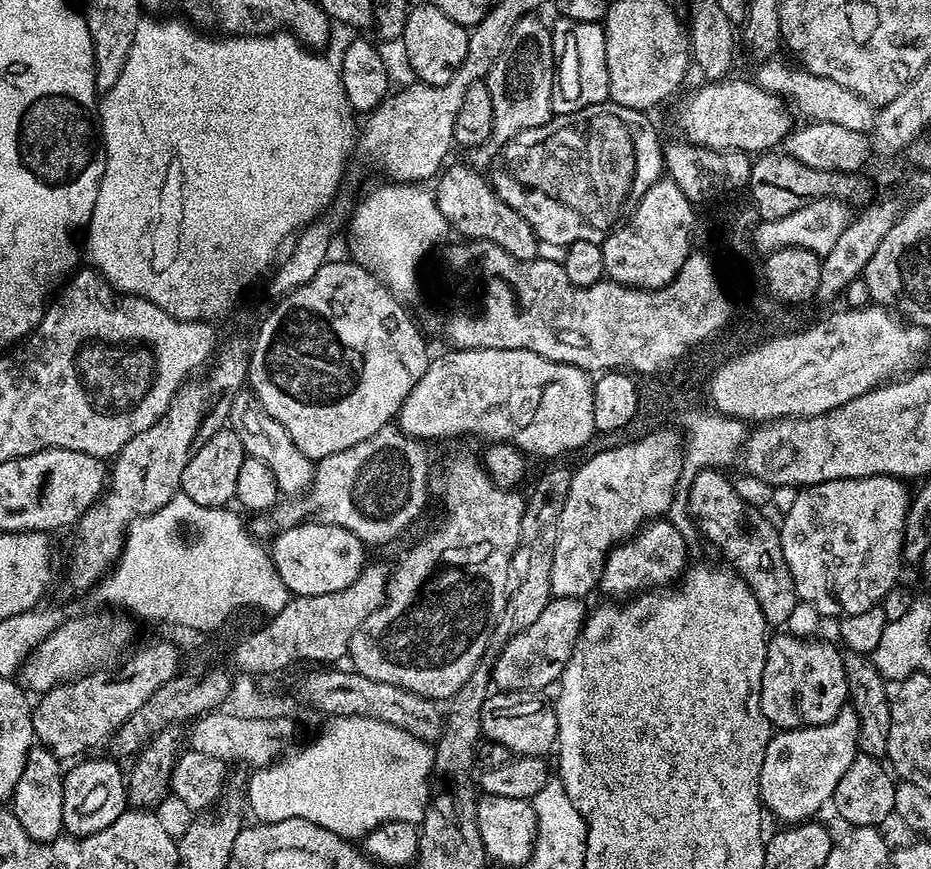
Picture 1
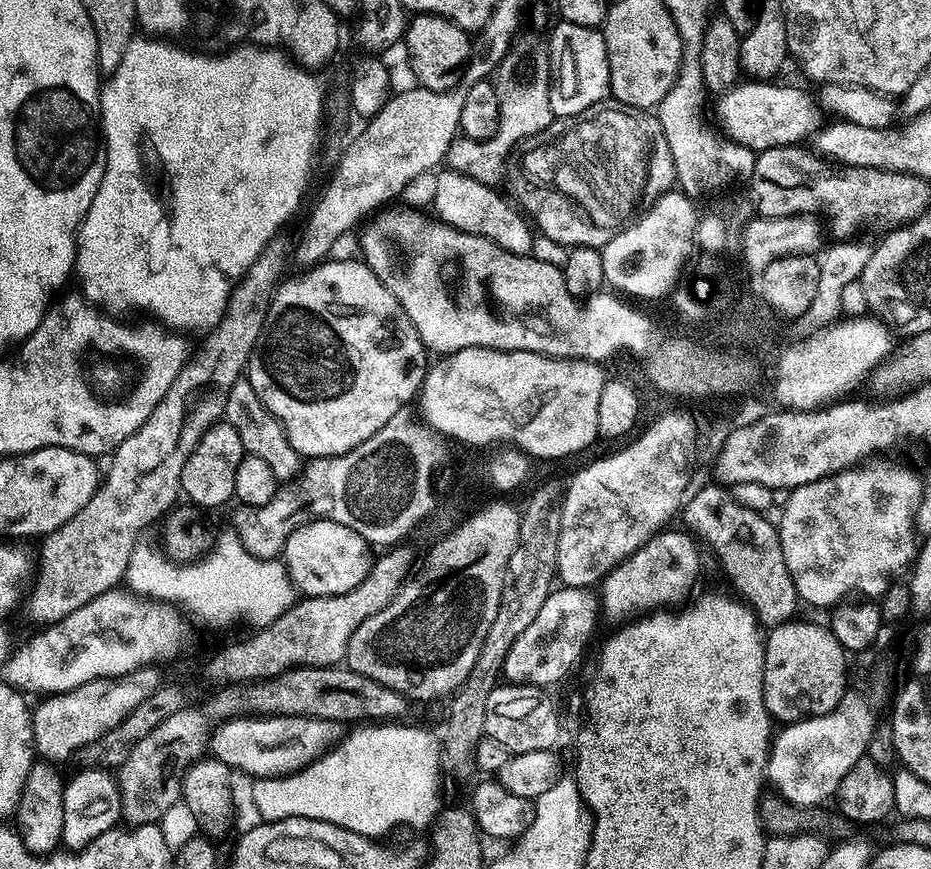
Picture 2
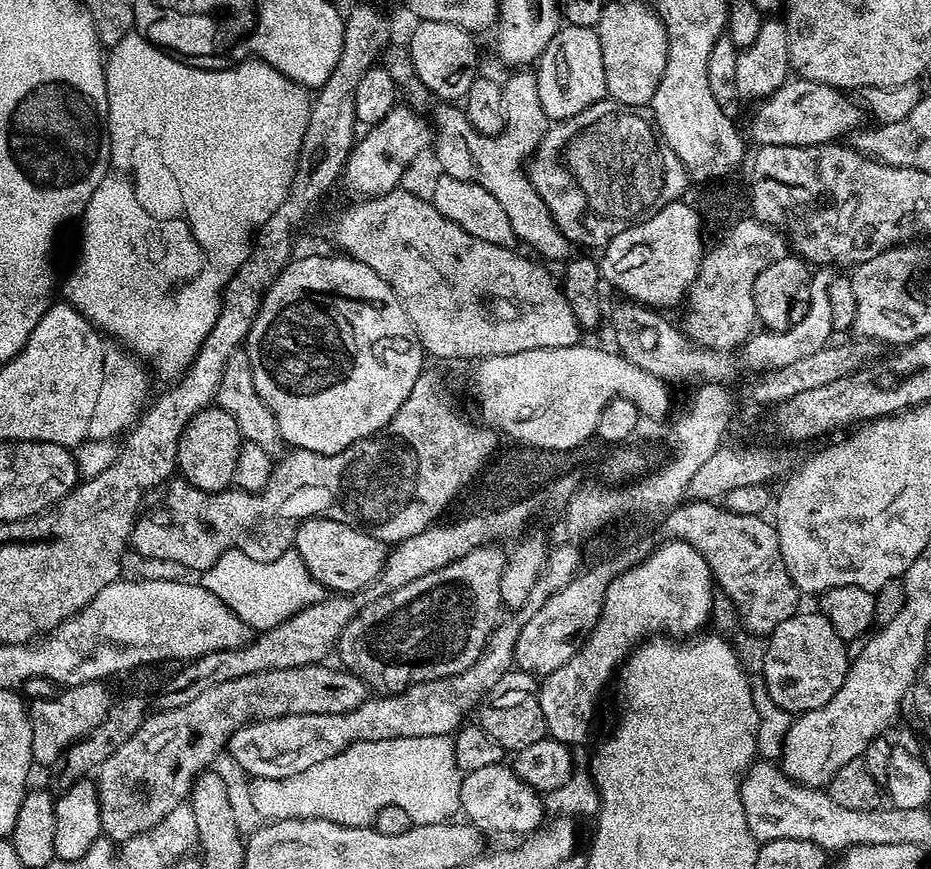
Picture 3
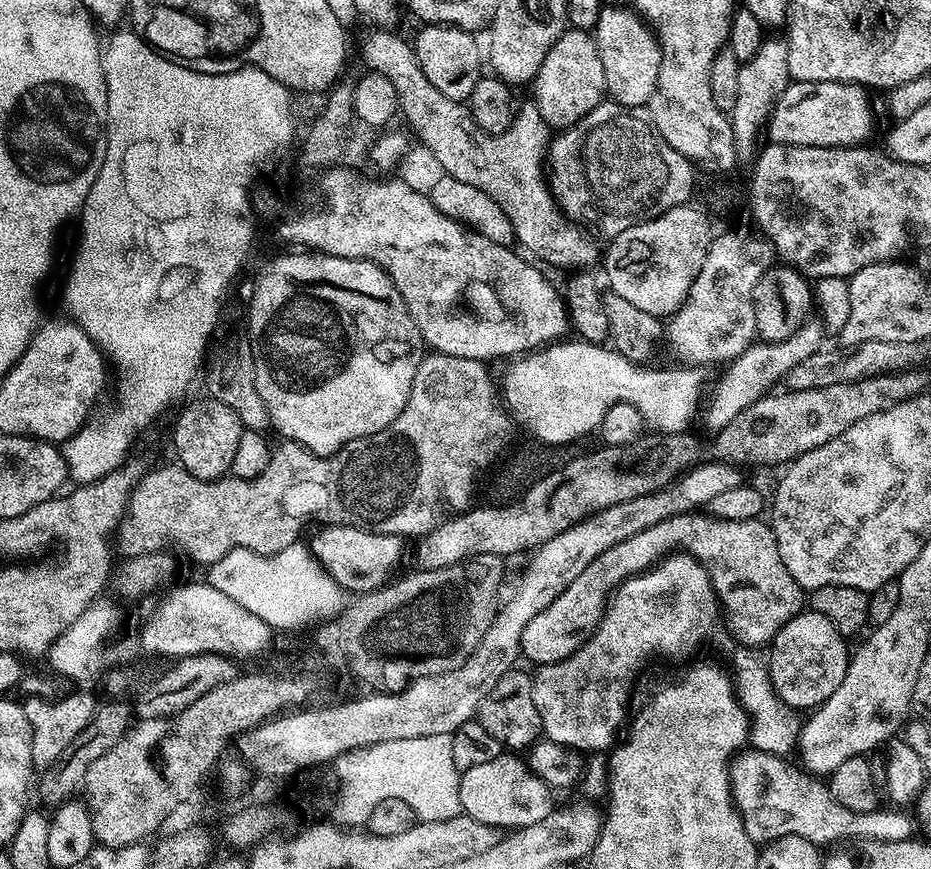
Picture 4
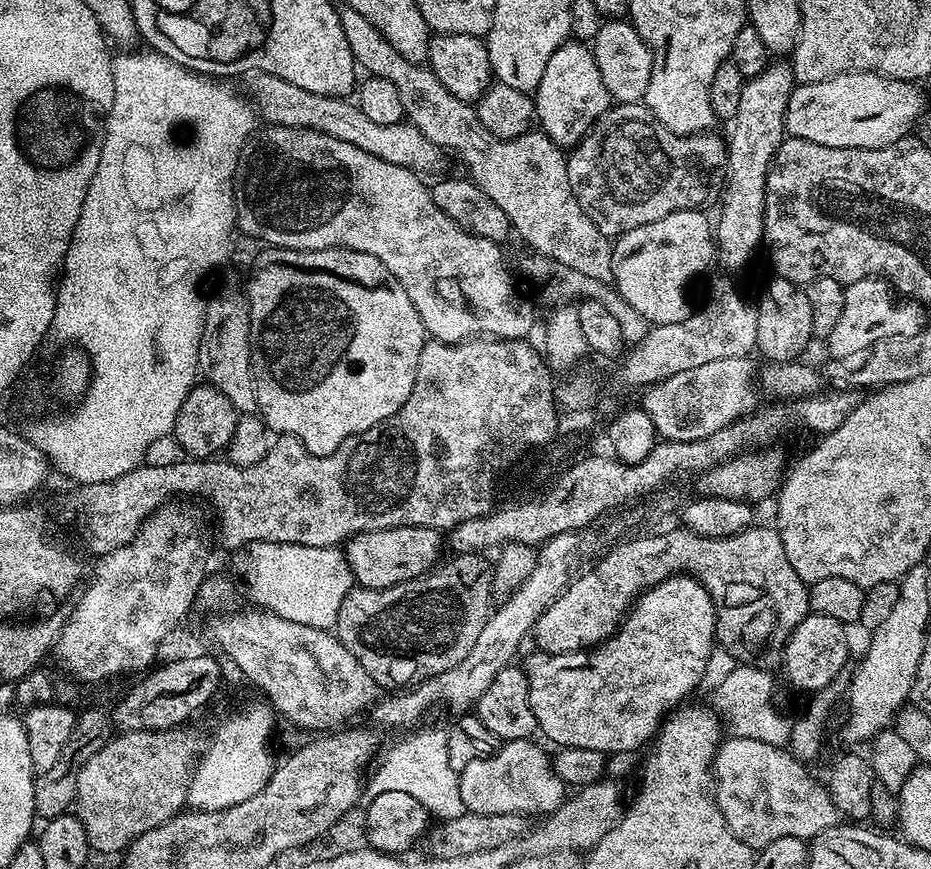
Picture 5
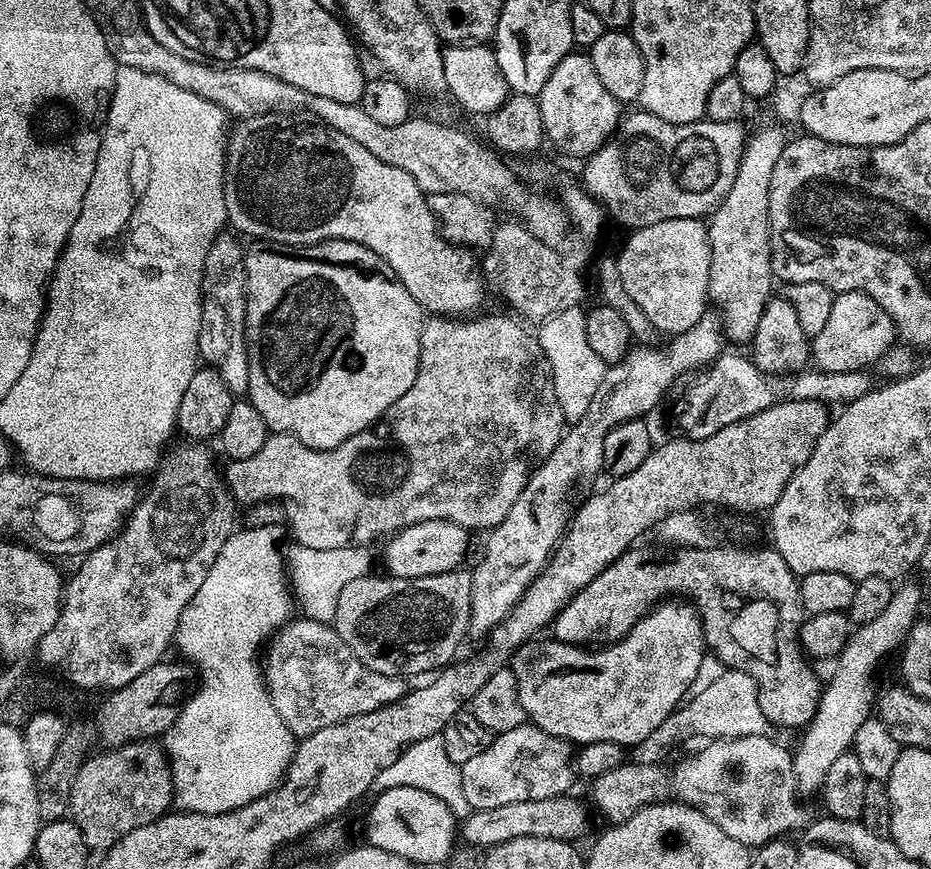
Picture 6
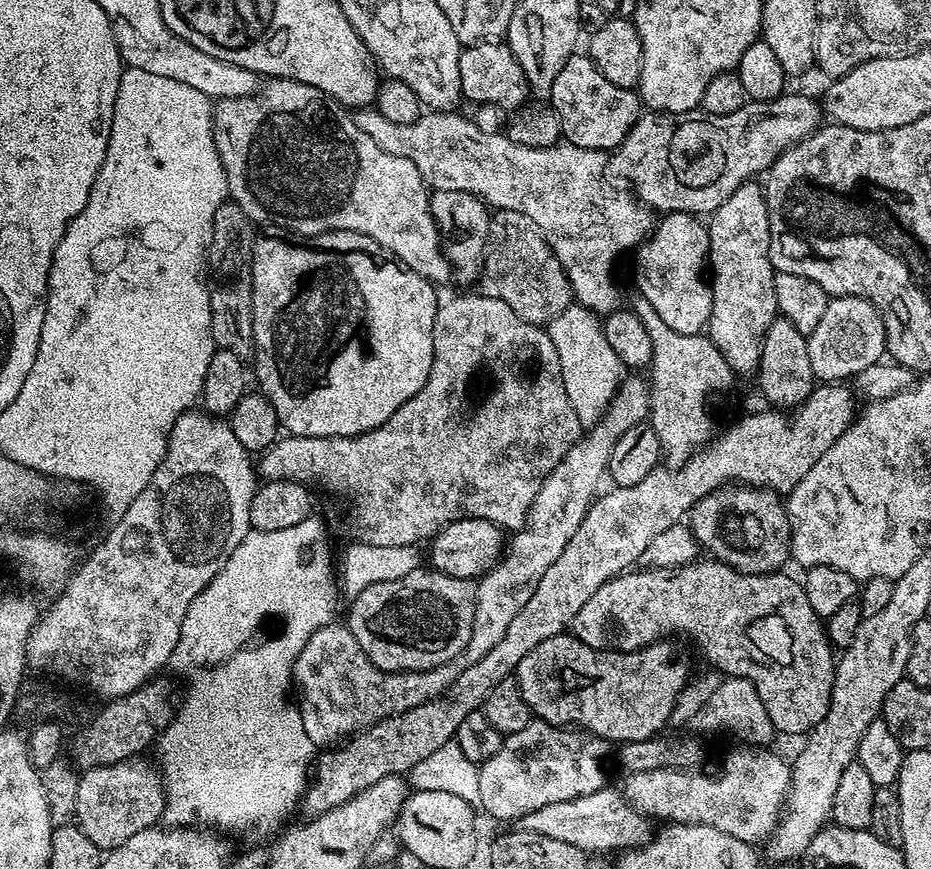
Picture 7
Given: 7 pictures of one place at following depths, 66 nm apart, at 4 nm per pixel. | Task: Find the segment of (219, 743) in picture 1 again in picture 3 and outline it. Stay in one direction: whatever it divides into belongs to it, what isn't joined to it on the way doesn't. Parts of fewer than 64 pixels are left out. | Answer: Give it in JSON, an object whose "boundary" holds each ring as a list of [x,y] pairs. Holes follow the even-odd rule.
{"boundary":[[[505,622],[497,623],[496,629],[490,634],[490,638],[486,642],[486,646],[480,651],[480,656],[473,664],[466,670],[462,670],[462,674],[454,674],[453,676],[447,676],[441,680],[431,680],[425,684],[418,683],[412,685],[411,688],[407,688],[404,692],[398,692],[395,694],[380,694],[375,698],[369,698],[365,700],[362,706],[358,706],[354,710],[350,710],[346,714],[298,714],[297,716],[283,716],[282,718],[274,718],[273,720],[263,720],[262,722],[254,722],[248,724],[244,728],[239,728],[235,734],[228,739],[228,747],[226,749],[227,755],[232,755],[232,760],[241,768],[244,772],[249,772],[249,777],[258,779],[282,779],[290,778],[296,774],[301,774],[302,770],[307,770],[310,766],[315,766],[320,762],[325,762],[328,758],[334,758],[339,752],[346,750],[351,744],[366,742],[367,740],[382,740],[382,739],[398,739],[399,736],[402,738],[422,738],[424,735],[446,735],[452,736],[465,723],[464,715],[468,711],[475,709],[479,705],[480,701],[483,700],[484,695],[496,685],[497,682],[502,679],[507,672],[513,671],[514,661],[516,658],[516,643],[518,642],[518,634],[520,628],[517,625],[504,624]]]}

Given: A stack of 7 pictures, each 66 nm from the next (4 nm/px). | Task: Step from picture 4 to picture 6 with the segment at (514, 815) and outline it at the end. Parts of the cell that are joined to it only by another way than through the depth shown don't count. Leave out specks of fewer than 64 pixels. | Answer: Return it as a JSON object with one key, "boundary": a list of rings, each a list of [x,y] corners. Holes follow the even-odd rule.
{"boundary":[[[531,722],[499,733],[488,748],[459,765],[465,802],[472,810],[494,810],[494,806],[510,806],[510,802],[565,795],[567,788],[564,787],[573,776],[564,764],[564,751],[567,749],[560,748],[560,741],[552,744],[552,736],[548,733],[540,736],[540,728]]]}

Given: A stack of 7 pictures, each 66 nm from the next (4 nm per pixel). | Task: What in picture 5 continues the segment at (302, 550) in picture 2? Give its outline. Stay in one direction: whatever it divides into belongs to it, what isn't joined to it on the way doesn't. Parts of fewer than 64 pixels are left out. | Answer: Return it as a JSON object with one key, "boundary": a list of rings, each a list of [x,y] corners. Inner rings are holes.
{"boundary":[[[398,526],[386,530],[360,532],[346,544],[348,568],[361,588],[389,588],[423,576],[437,567],[440,556],[441,529],[426,526]]]}

